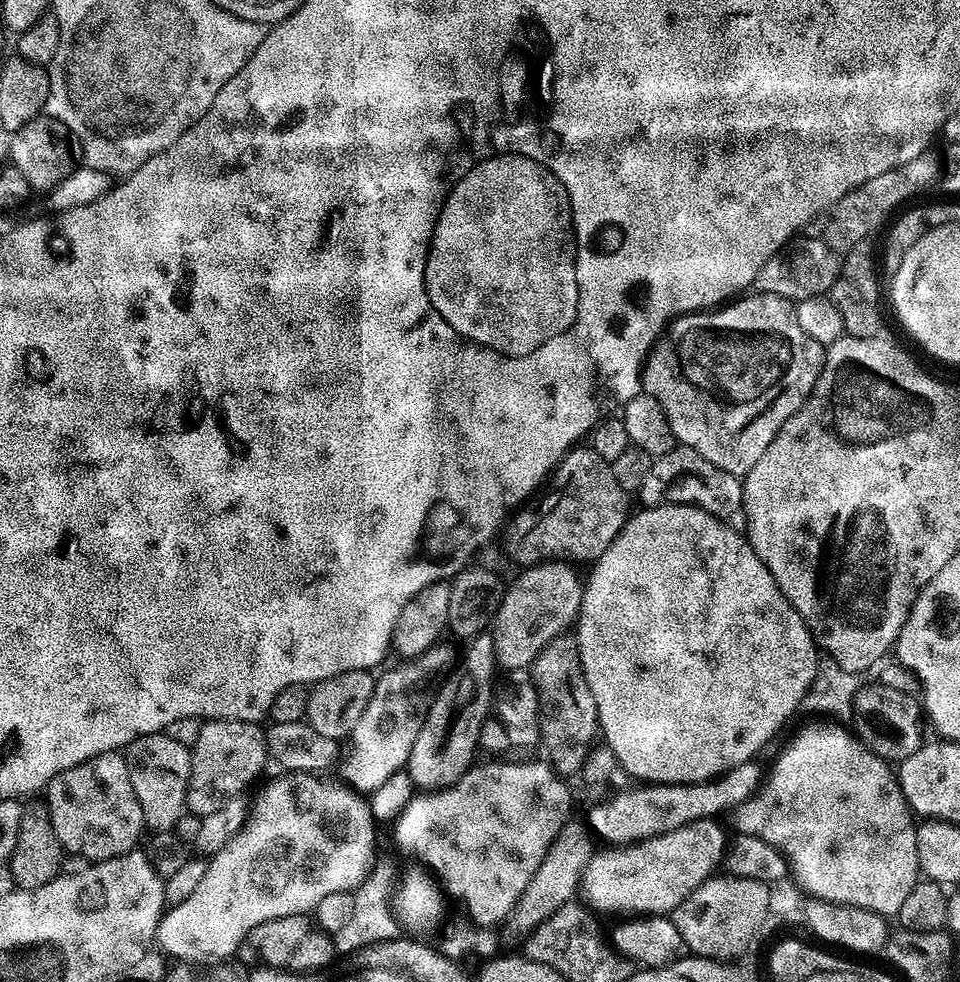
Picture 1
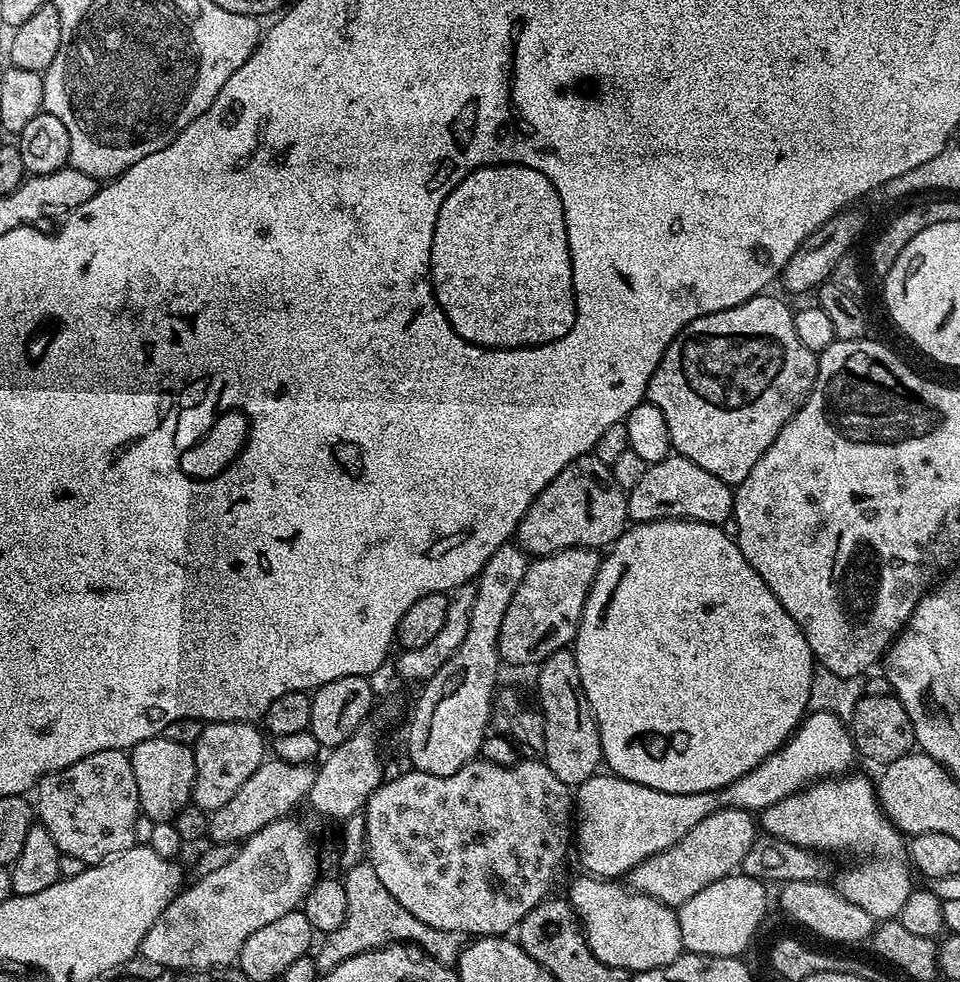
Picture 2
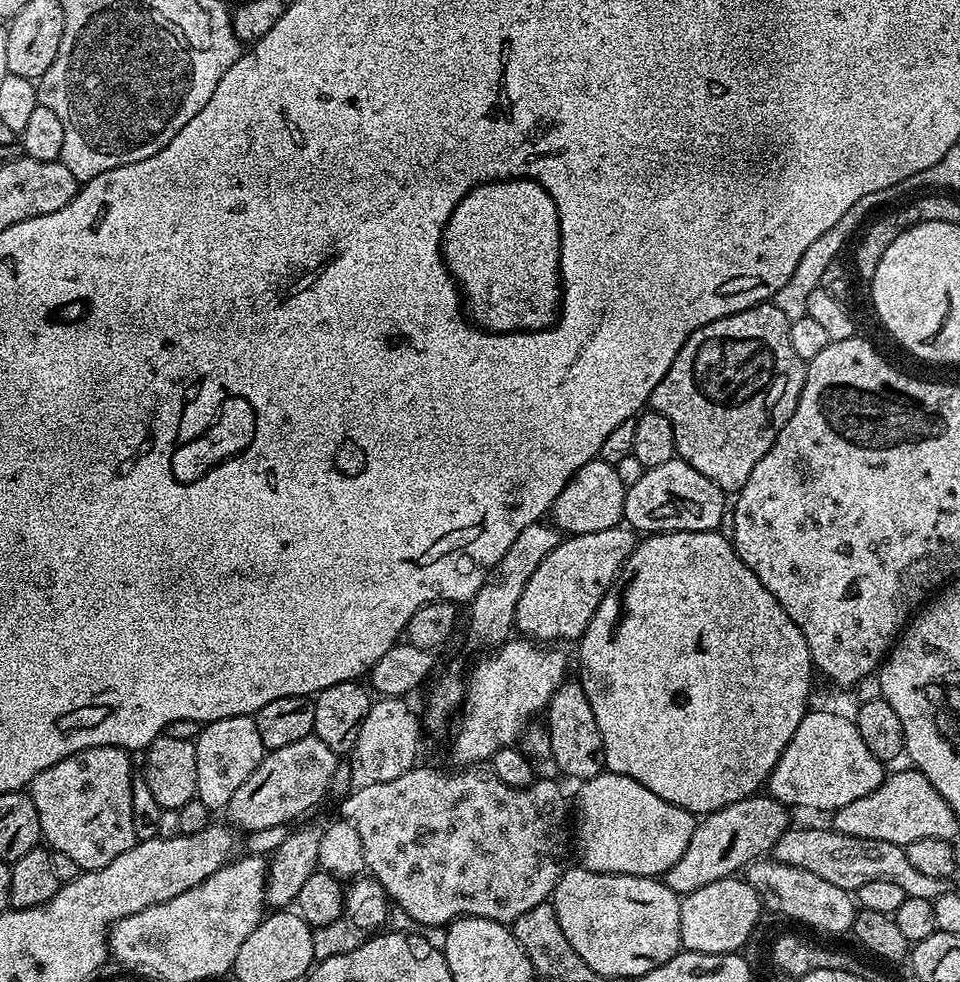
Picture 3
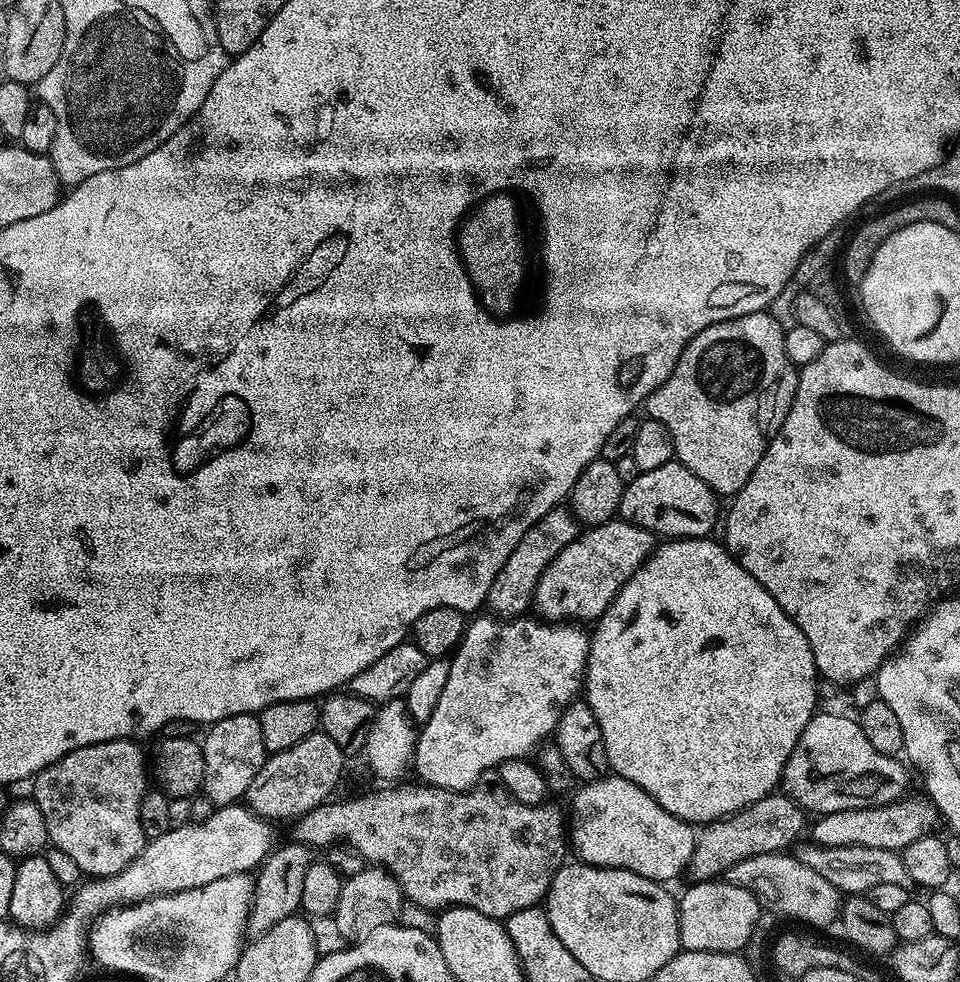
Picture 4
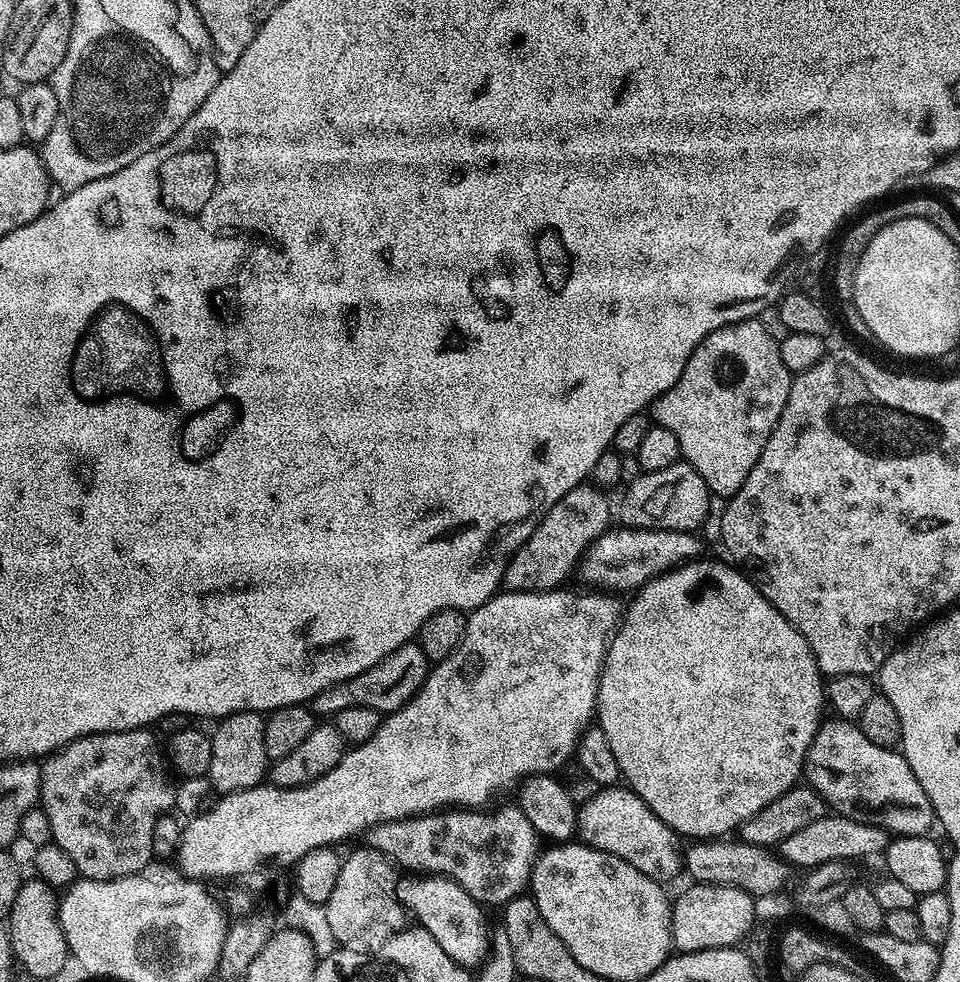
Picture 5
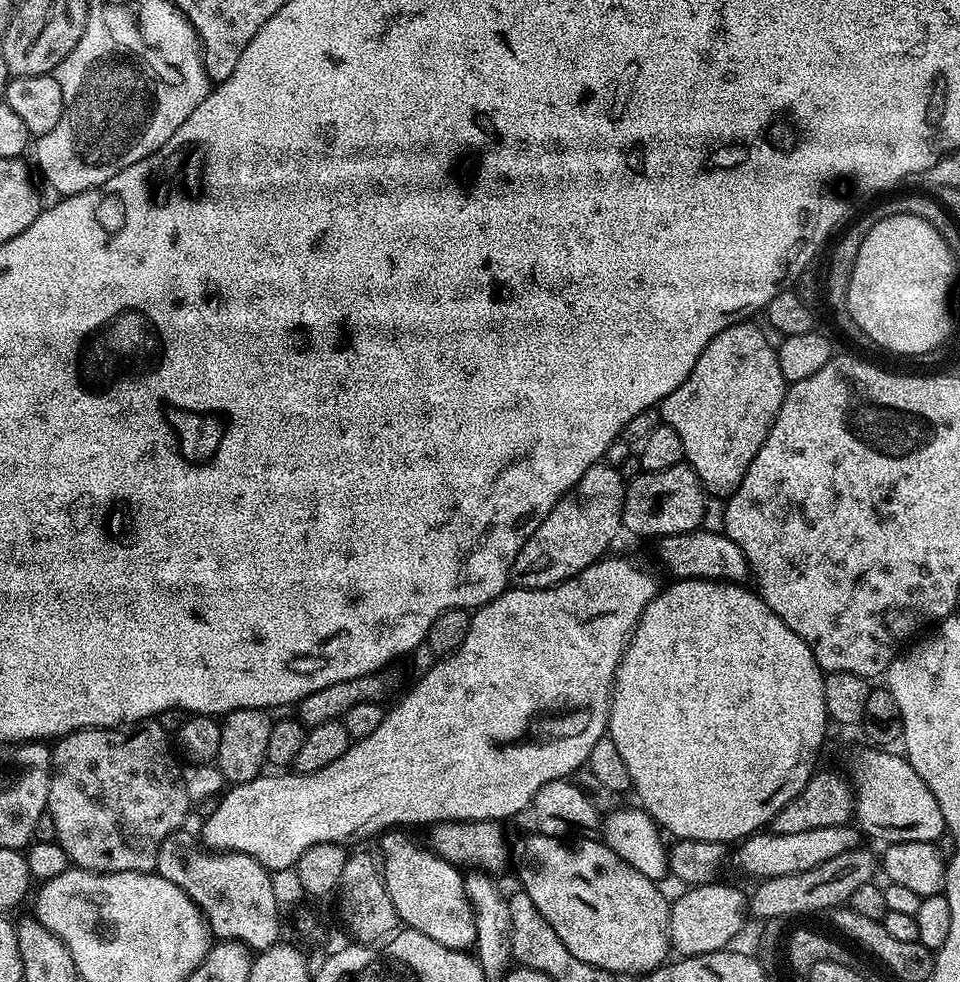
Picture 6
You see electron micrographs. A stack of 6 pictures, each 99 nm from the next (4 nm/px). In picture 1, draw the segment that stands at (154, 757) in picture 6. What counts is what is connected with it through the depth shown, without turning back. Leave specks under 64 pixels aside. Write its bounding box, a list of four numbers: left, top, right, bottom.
[46,751,145,862]

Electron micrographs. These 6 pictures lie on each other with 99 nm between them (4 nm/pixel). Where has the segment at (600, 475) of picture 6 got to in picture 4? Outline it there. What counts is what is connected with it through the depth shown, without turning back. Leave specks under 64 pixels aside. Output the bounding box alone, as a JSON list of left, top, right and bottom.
[487,506,581,618]

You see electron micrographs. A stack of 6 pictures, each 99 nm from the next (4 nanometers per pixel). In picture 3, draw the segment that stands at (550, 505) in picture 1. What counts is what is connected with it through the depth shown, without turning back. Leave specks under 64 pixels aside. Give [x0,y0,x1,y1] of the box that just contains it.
[550,458,626,536]

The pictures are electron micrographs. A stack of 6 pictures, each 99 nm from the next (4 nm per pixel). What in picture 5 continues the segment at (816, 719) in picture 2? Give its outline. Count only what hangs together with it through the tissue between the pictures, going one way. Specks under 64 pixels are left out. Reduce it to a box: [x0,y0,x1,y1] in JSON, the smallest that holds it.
[576,718,934,882]

